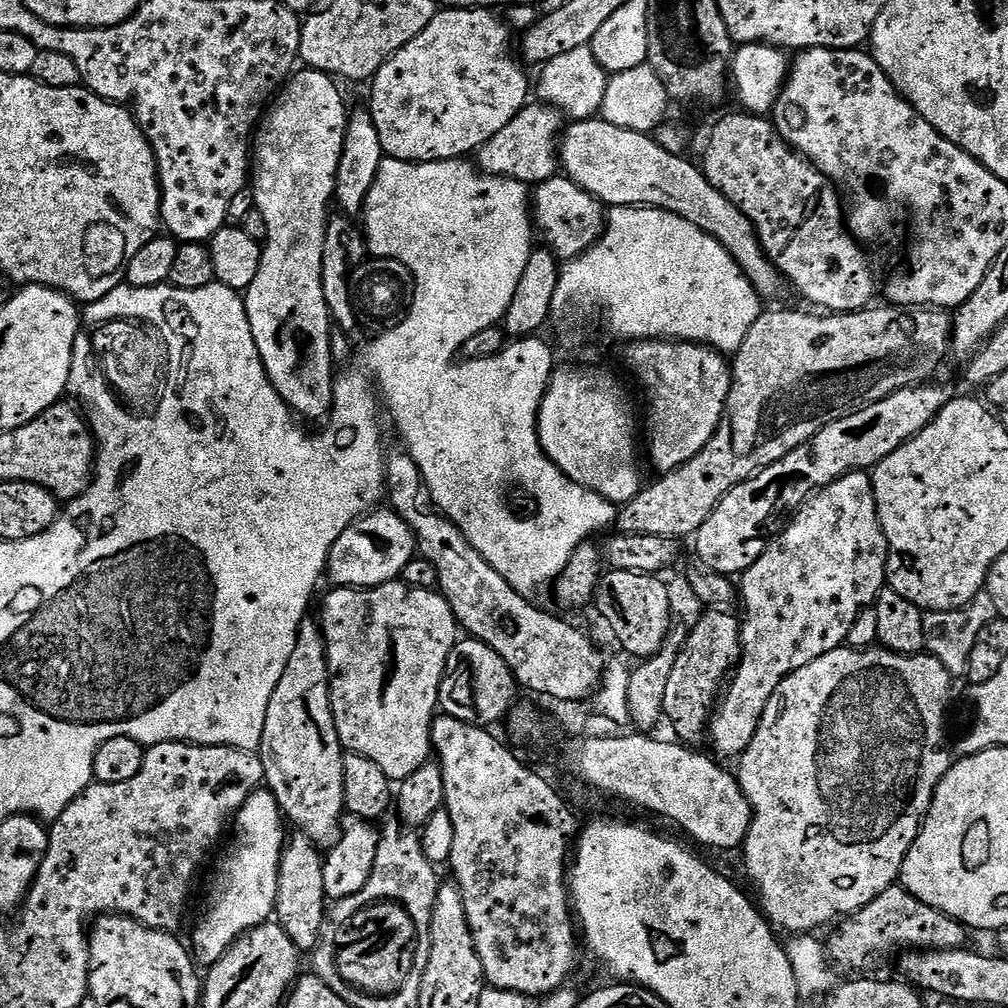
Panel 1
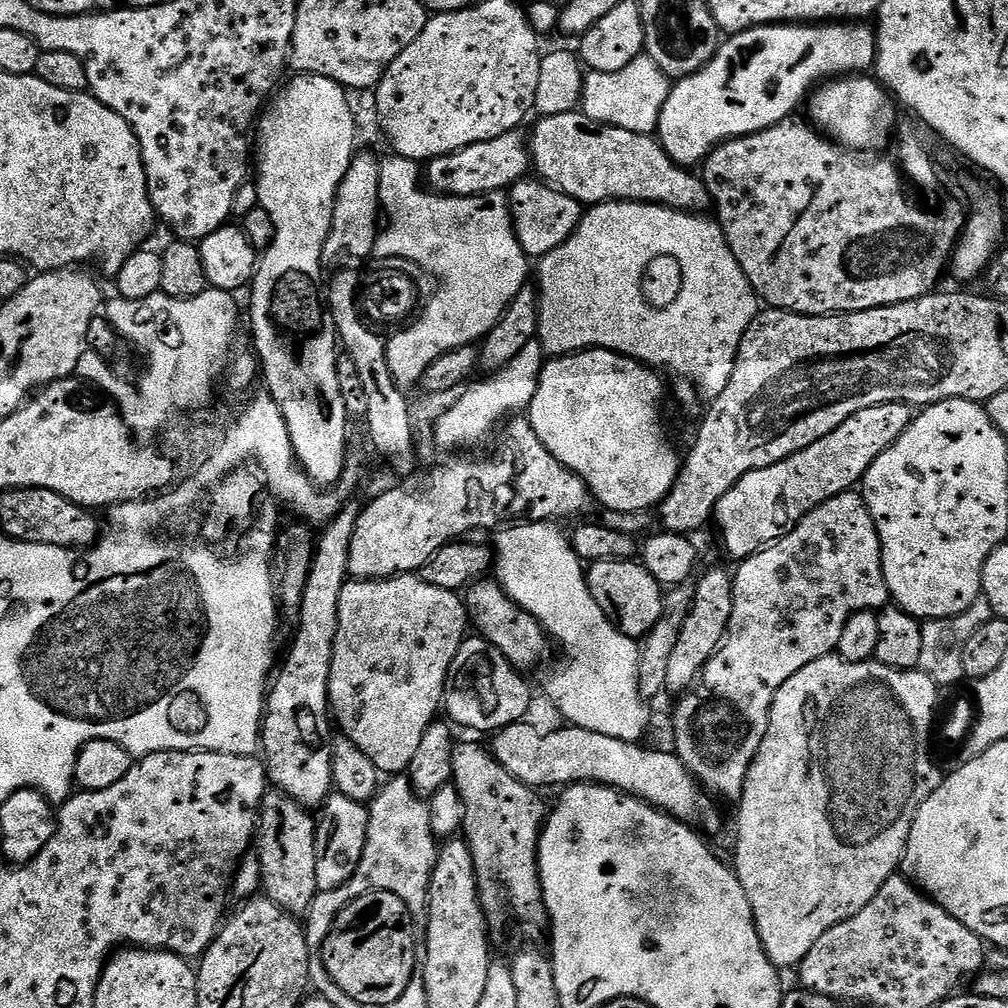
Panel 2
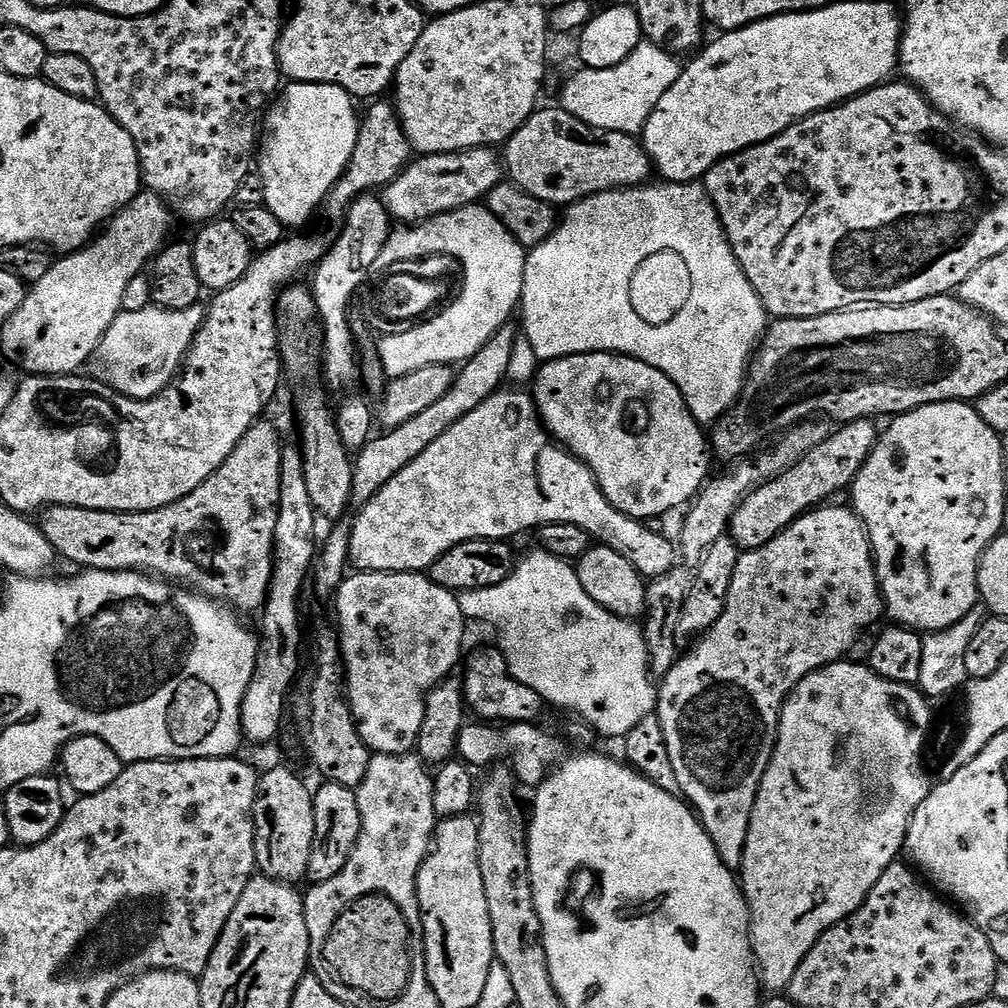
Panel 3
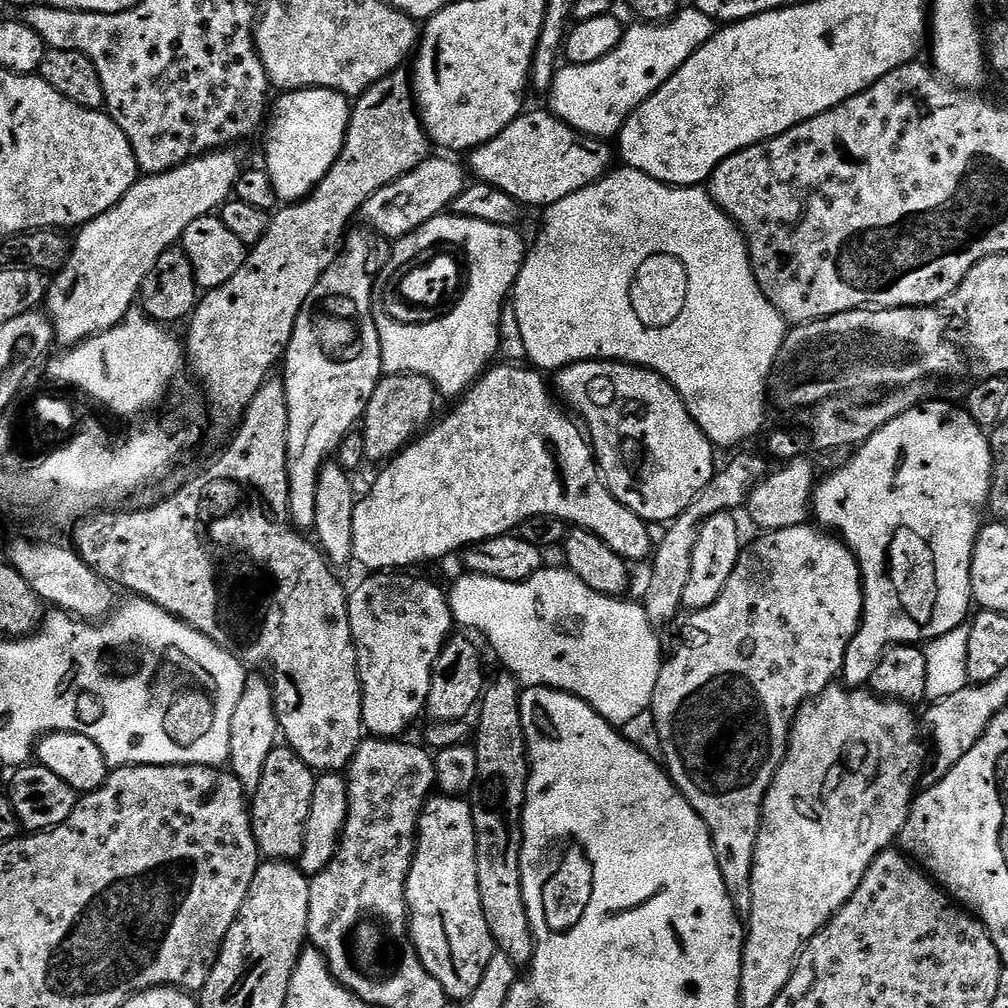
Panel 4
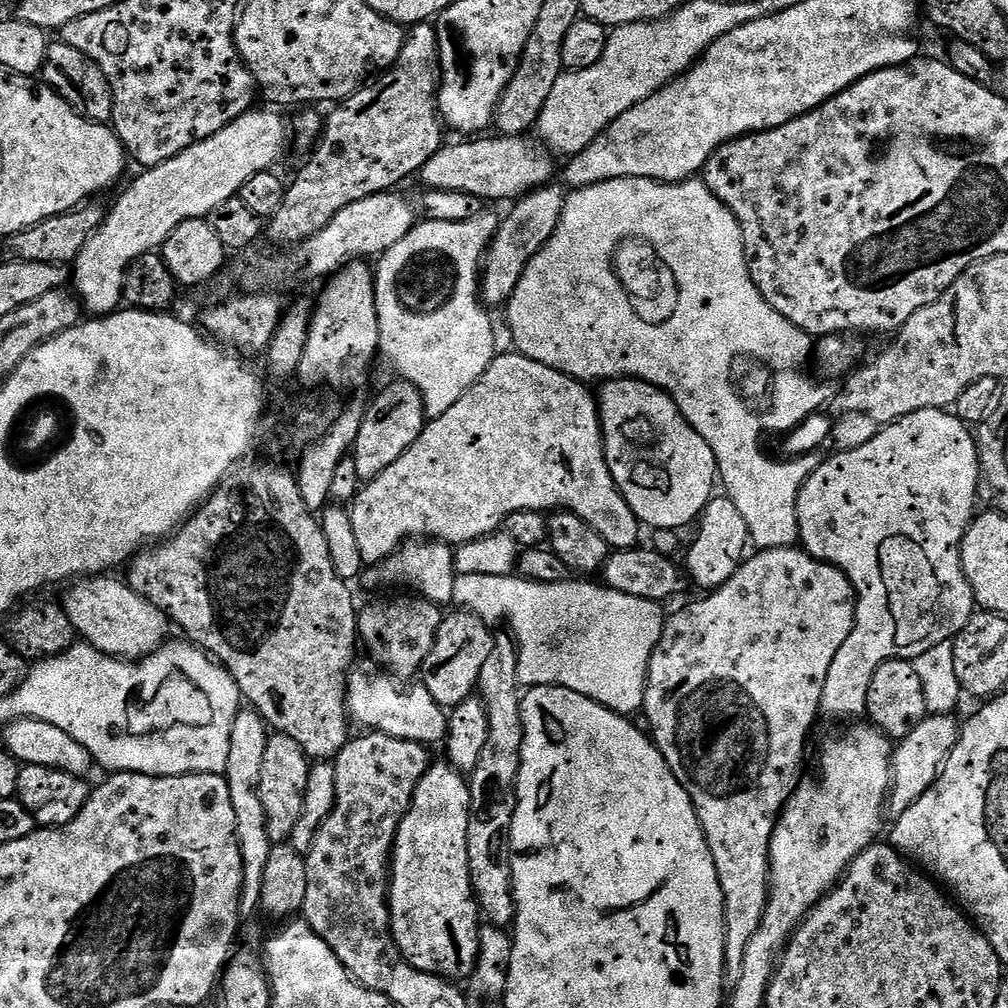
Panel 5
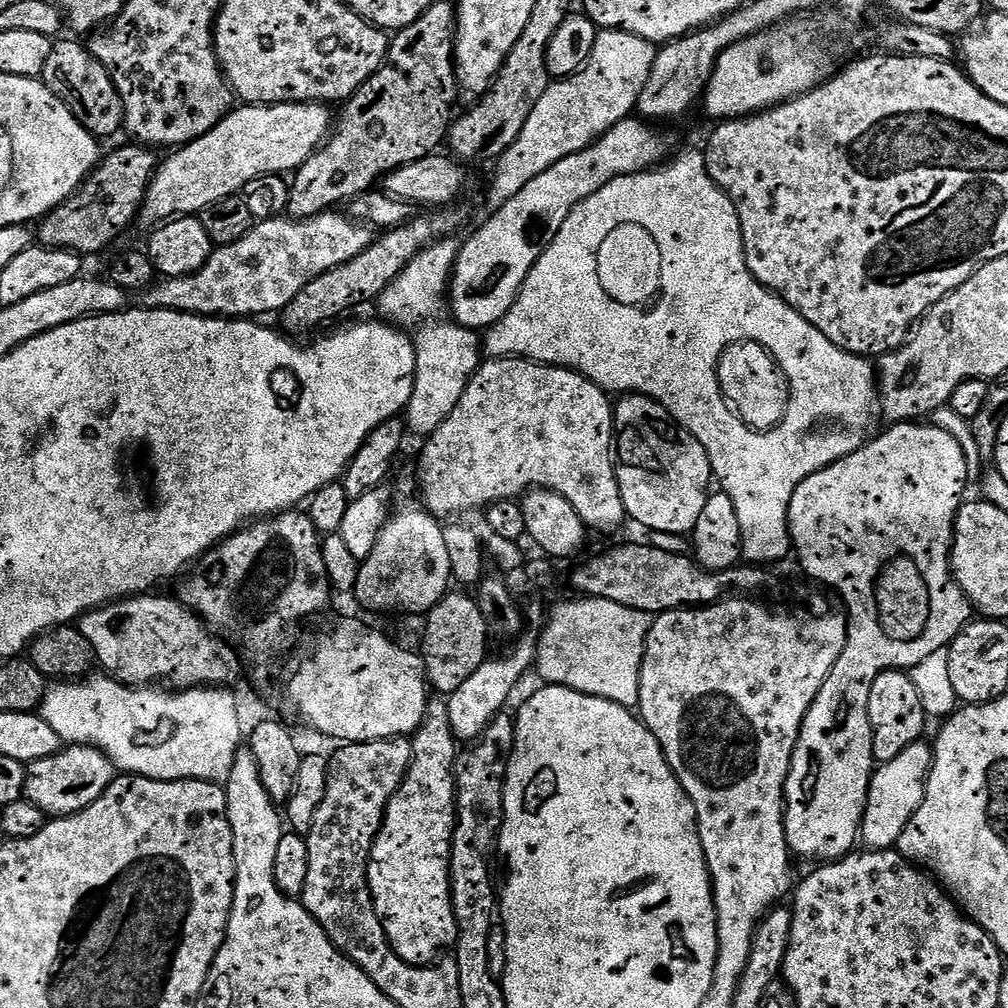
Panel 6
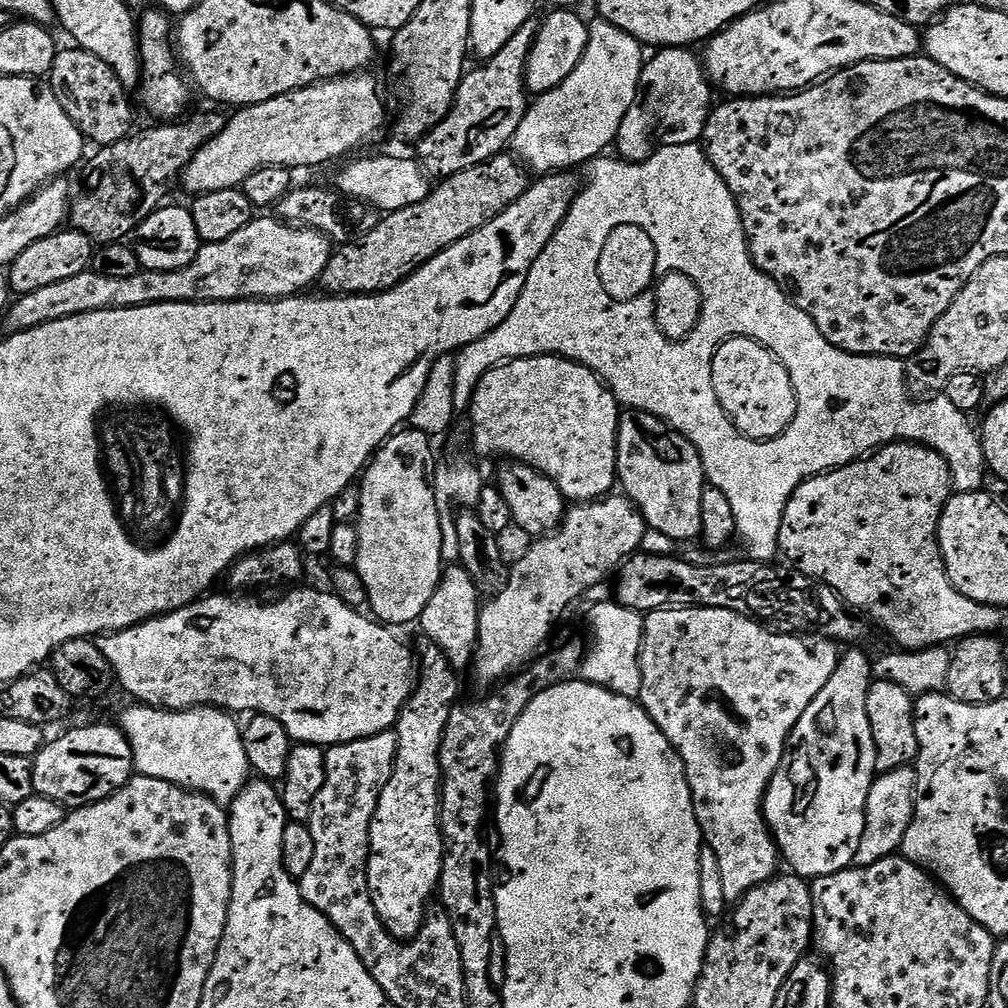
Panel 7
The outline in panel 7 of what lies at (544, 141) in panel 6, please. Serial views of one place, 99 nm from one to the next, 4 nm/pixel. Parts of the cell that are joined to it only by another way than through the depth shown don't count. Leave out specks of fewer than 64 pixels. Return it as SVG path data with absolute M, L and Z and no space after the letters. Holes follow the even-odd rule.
M593 23L588 30L588 45L584 57L578 62L578 66L574 66L574 74L570 74L570 78L566 78L566 82L562 82L554 90L539 93L529 103L528 112L522 118L522 126L518 126L512 139L511 147L515 155L536 174L576 170L579 164L587 165L603 157L607 153L604 151L615 145L622 118L626 118L626 110L630 110L641 89L640 75L646 63L643 51L645 49L640 41L618 30L618 26Z

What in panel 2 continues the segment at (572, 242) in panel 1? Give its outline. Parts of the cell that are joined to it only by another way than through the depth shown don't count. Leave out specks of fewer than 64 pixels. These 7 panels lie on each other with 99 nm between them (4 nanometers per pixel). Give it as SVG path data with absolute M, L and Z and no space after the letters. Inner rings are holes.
M539 178L519 180L507 189L506 195L512 212L512 227L516 229L525 256L529 258L539 258L558 250L558 246L574 234L586 211L585 205L570 198L570 194L558 190L553 184L545 184Z

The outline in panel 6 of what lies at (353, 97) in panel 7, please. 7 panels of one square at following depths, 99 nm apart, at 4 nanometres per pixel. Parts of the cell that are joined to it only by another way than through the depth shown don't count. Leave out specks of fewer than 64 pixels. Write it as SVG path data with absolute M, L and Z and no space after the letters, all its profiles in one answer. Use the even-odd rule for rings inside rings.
M320 102L307 104L265 104L263 106L240 106L228 113L202 138L191 140L159 161L152 173L152 181L144 194L142 216L155 222L167 222L178 216L198 214L206 206L227 196L243 193L246 182L262 174L292 174L315 154L317 148L328 139L334 124L334 116Z

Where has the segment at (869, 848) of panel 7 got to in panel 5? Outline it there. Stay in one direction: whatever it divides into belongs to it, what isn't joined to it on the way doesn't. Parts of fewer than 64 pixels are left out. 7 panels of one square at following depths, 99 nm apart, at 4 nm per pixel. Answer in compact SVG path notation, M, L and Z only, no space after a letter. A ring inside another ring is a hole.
M929 714L924 717L921 724L914 726L914 730L910 730L910 734L906 734L904 740L895 745L892 754L892 790L888 793L886 805L886 812L889 817L895 818L906 814L906 810L910 810L910 806L914 806L914 802L918 802L918 798L922 798L922 794L926 794L926 790L930 790L930 786L939 778L941 768L954 750L956 739L960 737L961 725L958 720L956 724L956 718L952 714Z

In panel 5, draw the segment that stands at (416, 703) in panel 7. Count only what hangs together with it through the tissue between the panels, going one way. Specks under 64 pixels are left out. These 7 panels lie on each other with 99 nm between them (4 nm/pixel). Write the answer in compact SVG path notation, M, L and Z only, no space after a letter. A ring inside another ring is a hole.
M440 758L440 761L429 763L426 774L418 782L414 790L414 798L410 802L410 810L402 818L398 826L396 841L392 847L392 858L390 861L390 879L388 881L388 916L392 919L392 937L398 946L398 950L404 955L404 961L414 966L419 972L443 976L449 982L467 981L471 977L478 962L480 953L480 930L482 927L482 913L480 905L476 903L476 893L472 890L472 875L468 865L468 812L472 809L472 789L465 773L462 773L448 763L447 759Z

